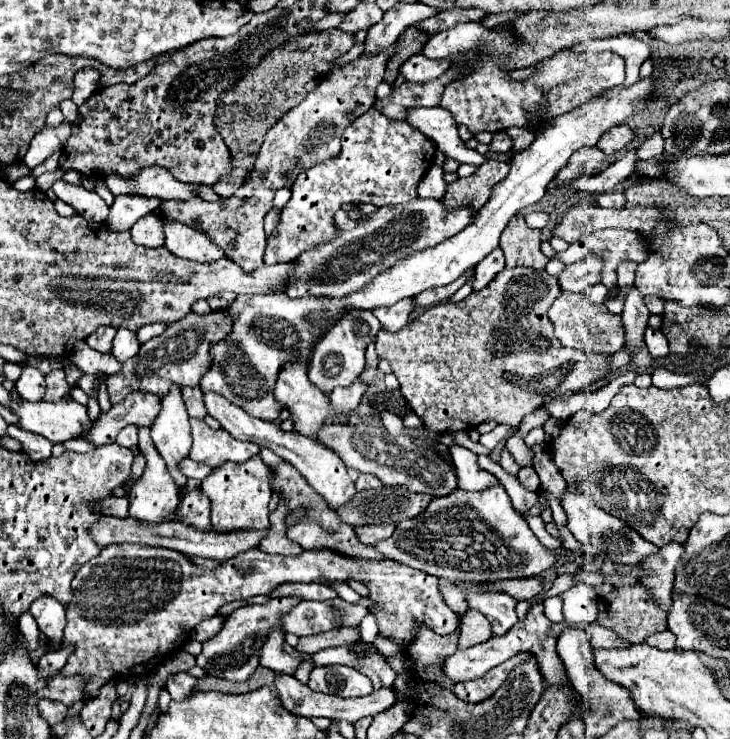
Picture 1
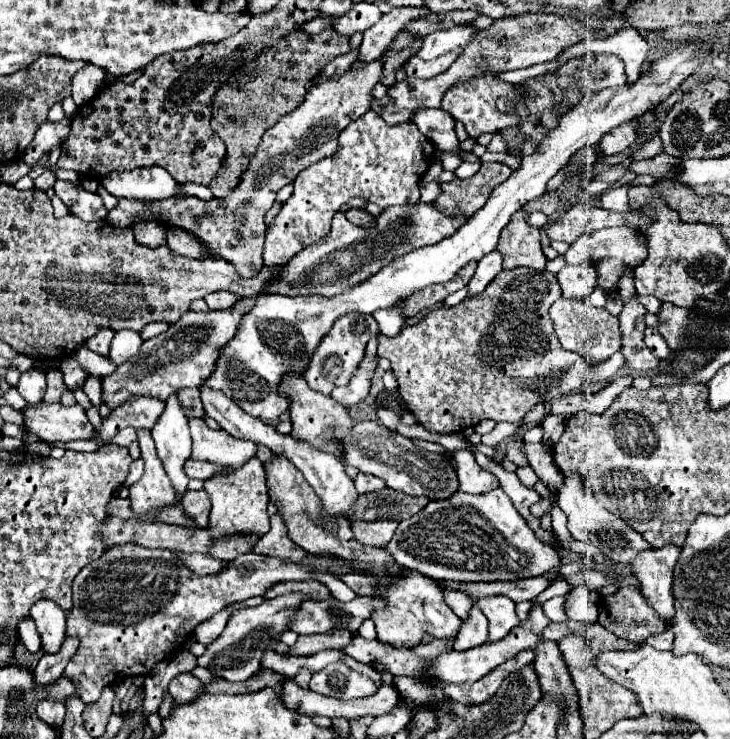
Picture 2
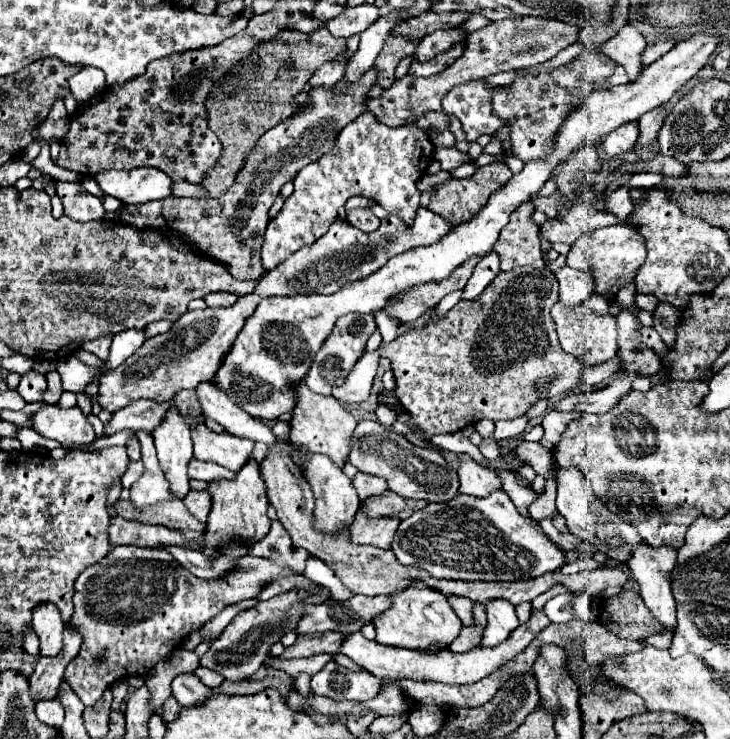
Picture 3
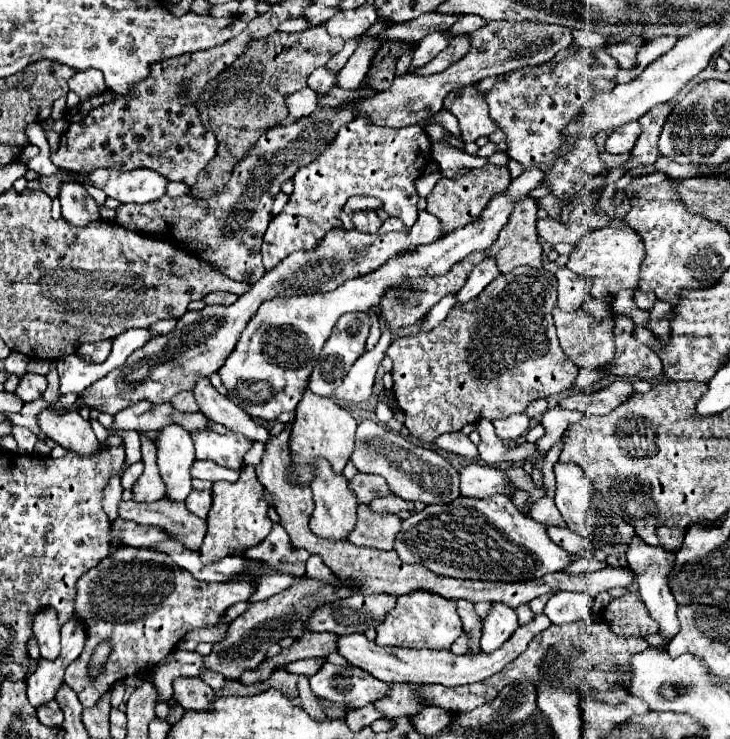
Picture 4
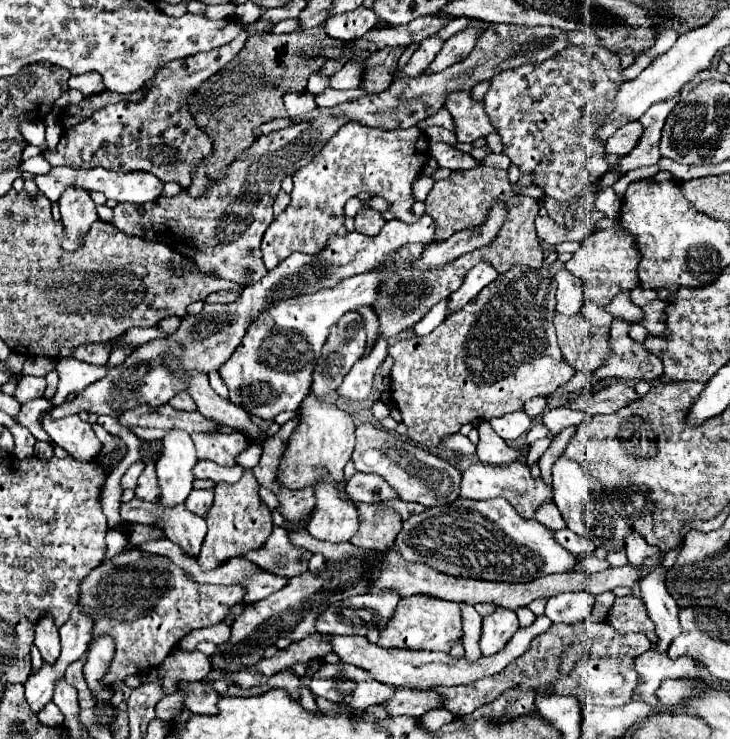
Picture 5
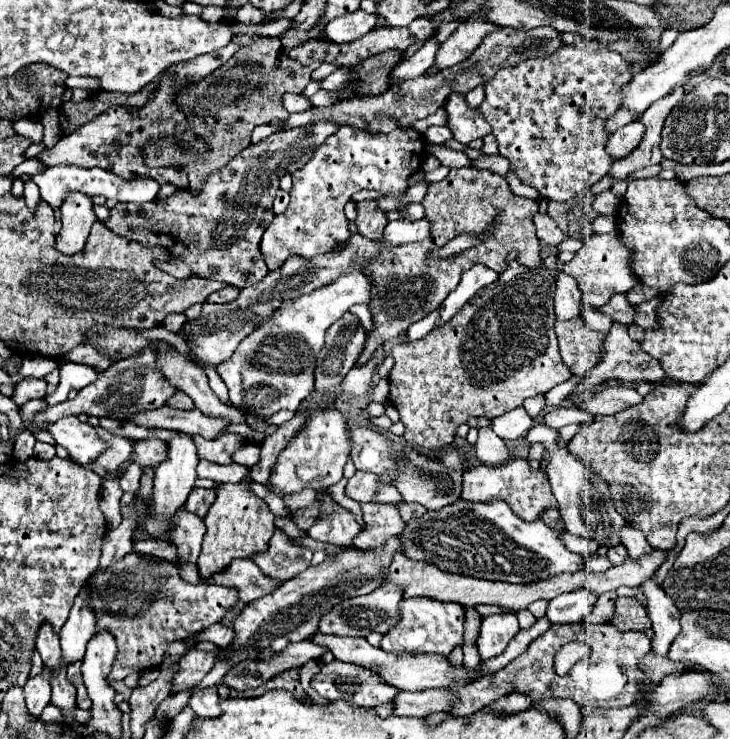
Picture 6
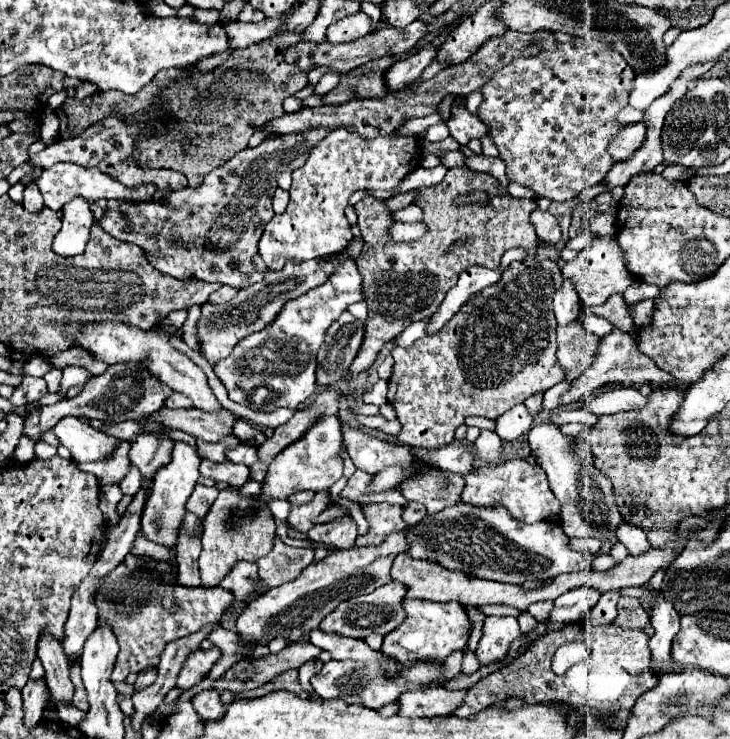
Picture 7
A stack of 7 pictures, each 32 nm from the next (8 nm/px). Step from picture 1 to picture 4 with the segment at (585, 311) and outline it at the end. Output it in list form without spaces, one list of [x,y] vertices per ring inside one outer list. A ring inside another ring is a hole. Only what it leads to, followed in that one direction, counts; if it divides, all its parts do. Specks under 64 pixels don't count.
[[[554,308],[554,326],[558,330],[558,340],[560,340],[564,354],[578,368],[586,368],[586,370],[602,368],[612,358],[612,352],[614,352],[614,348],[612,348],[612,340],[614,340],[612,320],[598,324],[590,316],[586,316],[586,312],[582,308],[576,310],[574,314],[566,314],[566,312],[560,312],[560,308]]]

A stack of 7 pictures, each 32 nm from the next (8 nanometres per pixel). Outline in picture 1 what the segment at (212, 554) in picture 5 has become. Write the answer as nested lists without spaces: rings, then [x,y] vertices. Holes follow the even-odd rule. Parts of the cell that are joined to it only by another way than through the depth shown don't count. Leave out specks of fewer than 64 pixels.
[[[252,456],[252,460],[244,464],[224,464],[212,472],[212,476],[206,476],[202,482],[202,492],[212,502],[212,532],[236,532],[236,530],[268,530],[268,502],[272,496],[270,484],[272,472],[262,462],[260,456]]]

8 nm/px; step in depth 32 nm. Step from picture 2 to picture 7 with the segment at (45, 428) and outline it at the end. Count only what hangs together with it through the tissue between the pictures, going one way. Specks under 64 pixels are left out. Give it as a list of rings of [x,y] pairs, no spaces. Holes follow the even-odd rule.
[[[66,416],[56,424],[54,428],[60,442],[70,448],[72,460],[76,462],[96,462],[96,460],[108,460],[112,452],[118,448],[118,438],[106,438],[104,432],[92,428],[90,424]]]

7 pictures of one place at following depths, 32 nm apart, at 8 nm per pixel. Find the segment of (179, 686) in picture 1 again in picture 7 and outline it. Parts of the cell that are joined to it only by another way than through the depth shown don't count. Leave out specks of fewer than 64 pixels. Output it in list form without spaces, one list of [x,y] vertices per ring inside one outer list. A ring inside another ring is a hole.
[[[202,690],[192,698],[192,704],[196,704],[196,710],[204,720],[222,720],[224,718],[224,704],[220,700],[218,692]]]

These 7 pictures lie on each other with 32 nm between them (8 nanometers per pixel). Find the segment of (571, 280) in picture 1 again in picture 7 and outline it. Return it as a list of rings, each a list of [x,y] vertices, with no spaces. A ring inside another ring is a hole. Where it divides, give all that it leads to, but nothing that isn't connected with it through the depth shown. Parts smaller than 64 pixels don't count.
[[[564,280],[562,288],[554,294],[554,304],[556,304],[556,322],[560,326],[568,326],[570,322],[574,322],[580,314],[580,304],[578,304],[580,296],[578,292],[572,288],[570,280]]]

